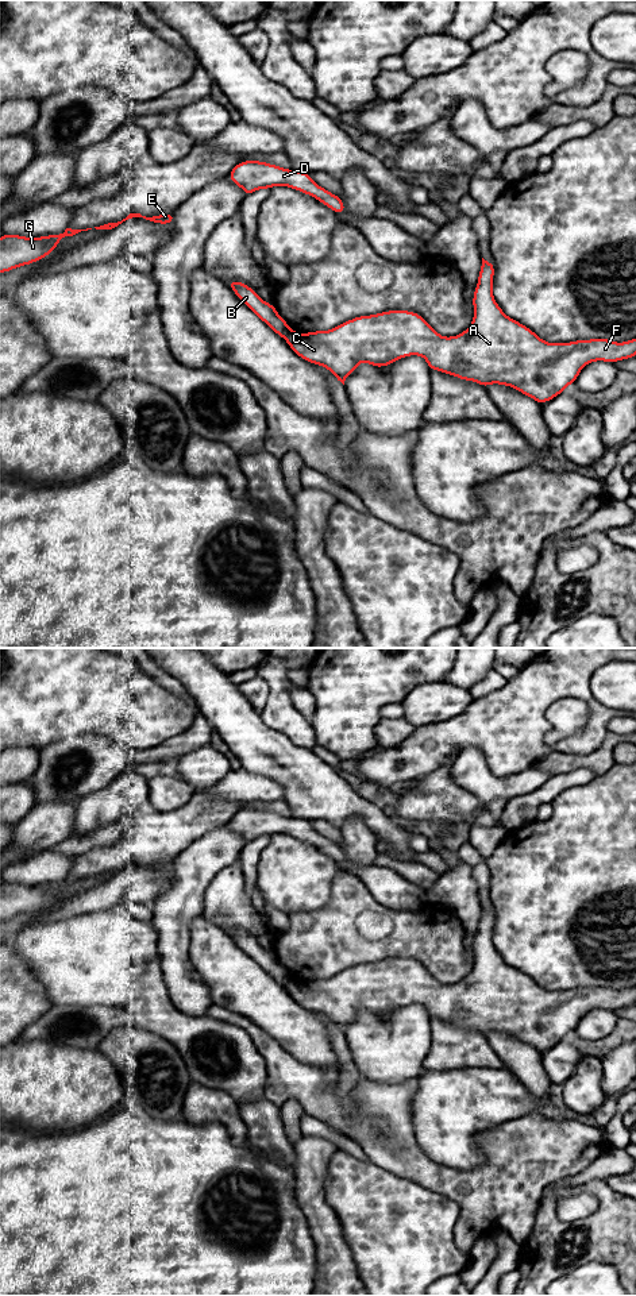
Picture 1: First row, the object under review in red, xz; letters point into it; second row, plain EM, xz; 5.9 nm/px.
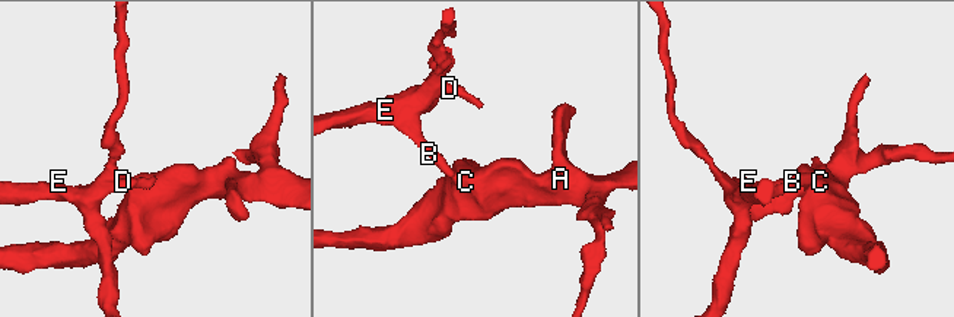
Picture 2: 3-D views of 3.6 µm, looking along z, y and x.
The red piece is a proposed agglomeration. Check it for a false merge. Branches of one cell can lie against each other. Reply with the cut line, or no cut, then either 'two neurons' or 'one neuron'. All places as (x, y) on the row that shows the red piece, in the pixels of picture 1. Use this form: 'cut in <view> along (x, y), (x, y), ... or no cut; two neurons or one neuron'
cut in xz along (292, 331), (285, 339); two neurons

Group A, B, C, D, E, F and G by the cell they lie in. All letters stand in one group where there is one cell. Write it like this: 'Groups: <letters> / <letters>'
Groups: A C F / B D E G

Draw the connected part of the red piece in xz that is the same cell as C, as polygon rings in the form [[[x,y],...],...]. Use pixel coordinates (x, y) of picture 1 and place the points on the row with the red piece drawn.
[[[482,258],[478,284],[473,296],[474,317],[471,325],[456,336],[446,338],[439,335],[416,312],[386,310],[370,316],[358,316],[328,331],[307,333],[292,331],[285,340],[301,359],[329,370],[343,385],[346,378],[356,370],[361,362],[366,362],[374,367],[385,367],[401,358],[419,355],[427,360],[431,371],[439,370],[459,379],[474,381],[483,387],[487,387],[490,383],[510,386],[539,404],[551,401],[563,393],[568,385],[575,382],[581,370],[591,362],[602,360],[616,363],[636,356],[636,339],[624,343],[616,343],[610,339],[574,340],[570,343],[544,342],[532,329],[506,316],[498,306],[493,297],[493,277],[494,263]]]

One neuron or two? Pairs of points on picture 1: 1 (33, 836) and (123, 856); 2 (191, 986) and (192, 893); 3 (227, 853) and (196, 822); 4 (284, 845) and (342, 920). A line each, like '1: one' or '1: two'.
1: two
2: one
3: two
4: two

